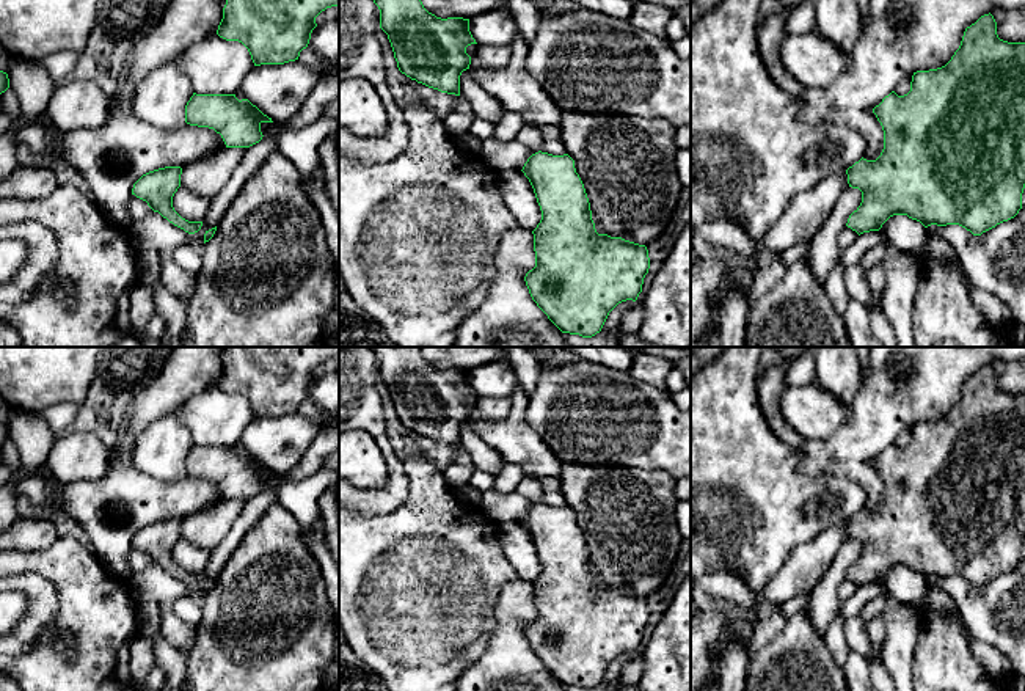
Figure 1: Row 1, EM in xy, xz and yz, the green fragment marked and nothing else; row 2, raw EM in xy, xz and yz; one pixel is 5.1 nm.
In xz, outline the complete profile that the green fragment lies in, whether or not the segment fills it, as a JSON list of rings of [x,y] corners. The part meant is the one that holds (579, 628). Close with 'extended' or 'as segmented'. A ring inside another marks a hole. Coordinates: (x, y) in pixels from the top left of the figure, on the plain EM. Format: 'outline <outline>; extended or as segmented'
outline [[[535,504],[524,515],[542,572],[534,586],[535,619],[524,628],[532,652],[562,683],[592,689],[622,653],[636,653],[650,620],[648,601],[622,589],[598,586],[584,536],[568,507]]]; as segmented

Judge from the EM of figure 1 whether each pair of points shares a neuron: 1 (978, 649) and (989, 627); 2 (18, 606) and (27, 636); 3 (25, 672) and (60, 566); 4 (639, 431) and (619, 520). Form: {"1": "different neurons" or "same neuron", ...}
{"1": "different neurons", "2": "different neurons", "3": "same neuron", "4": "different neurons"}

